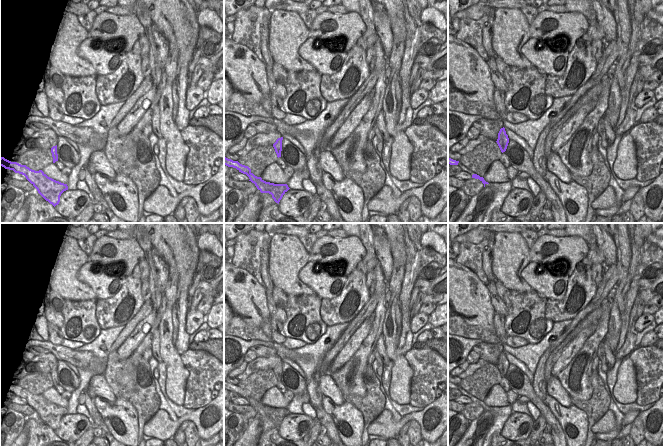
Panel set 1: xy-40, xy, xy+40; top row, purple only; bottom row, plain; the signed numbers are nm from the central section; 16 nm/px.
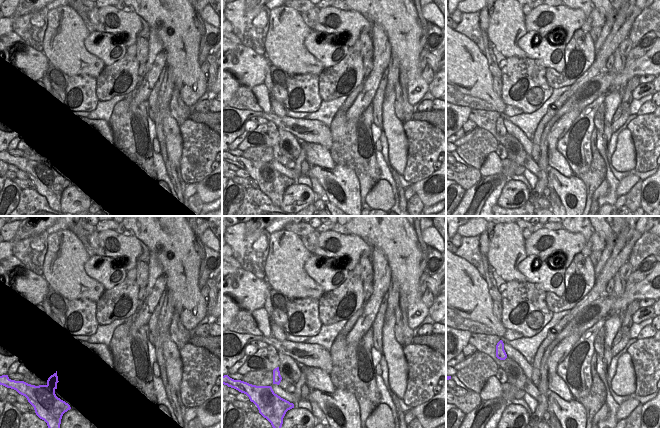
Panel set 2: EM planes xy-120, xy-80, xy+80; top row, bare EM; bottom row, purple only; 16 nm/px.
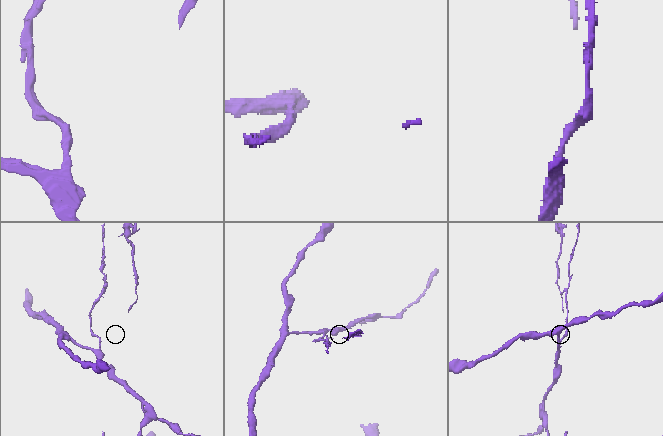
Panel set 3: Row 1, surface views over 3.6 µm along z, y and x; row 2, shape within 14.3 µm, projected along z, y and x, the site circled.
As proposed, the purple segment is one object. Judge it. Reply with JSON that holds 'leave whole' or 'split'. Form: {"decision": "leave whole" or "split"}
{"decision": "split"}

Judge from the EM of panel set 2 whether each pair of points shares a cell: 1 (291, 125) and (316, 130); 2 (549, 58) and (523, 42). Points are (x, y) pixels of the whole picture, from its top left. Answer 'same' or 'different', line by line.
1: same
2: same

